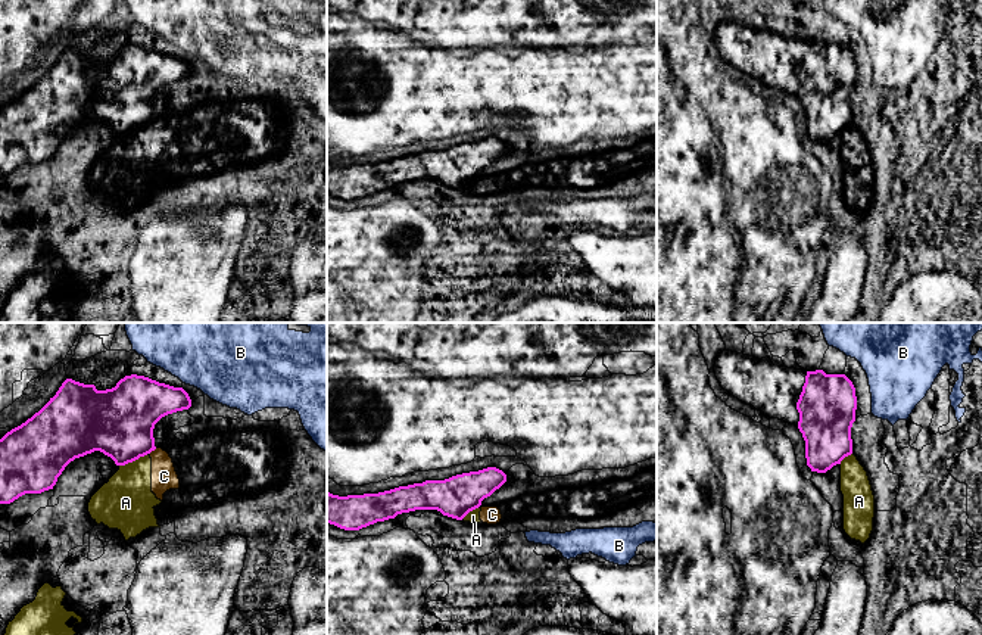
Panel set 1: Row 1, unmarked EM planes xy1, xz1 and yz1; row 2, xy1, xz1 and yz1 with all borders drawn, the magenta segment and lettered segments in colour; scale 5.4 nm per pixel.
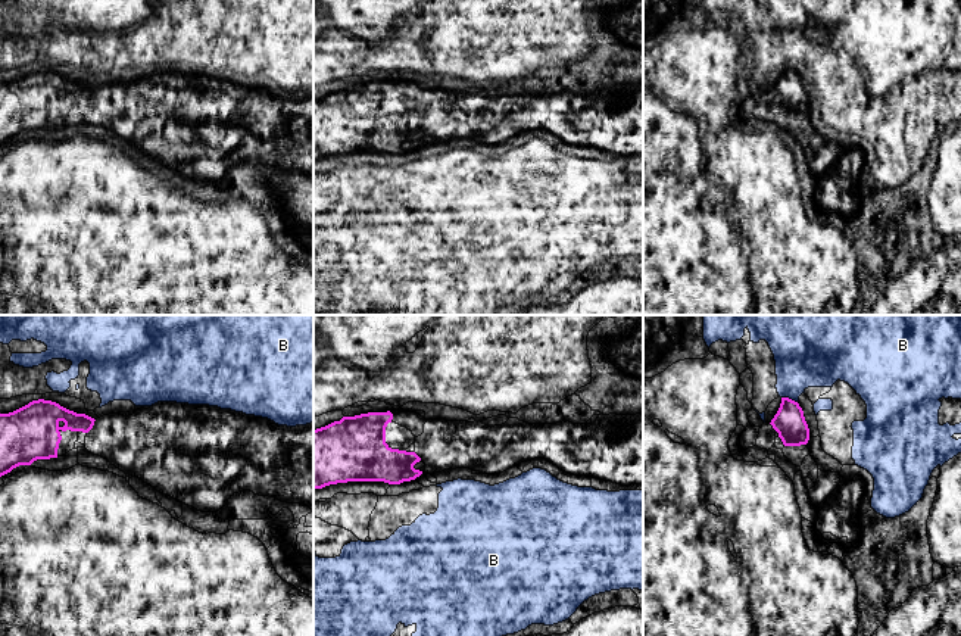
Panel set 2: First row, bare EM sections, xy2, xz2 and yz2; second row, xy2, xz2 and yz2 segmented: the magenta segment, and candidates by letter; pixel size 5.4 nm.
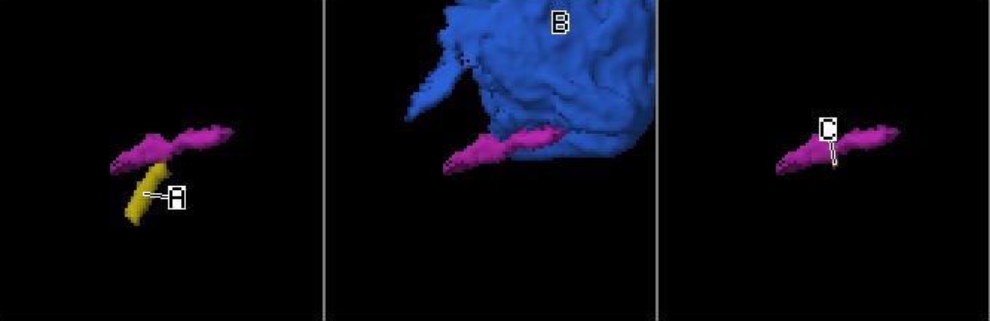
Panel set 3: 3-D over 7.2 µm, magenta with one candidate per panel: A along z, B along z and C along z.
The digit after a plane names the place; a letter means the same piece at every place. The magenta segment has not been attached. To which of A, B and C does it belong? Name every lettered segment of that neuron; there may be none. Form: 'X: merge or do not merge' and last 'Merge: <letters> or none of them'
A: do not merge
B: do not merge
C: do not merge
Merge: none of them

